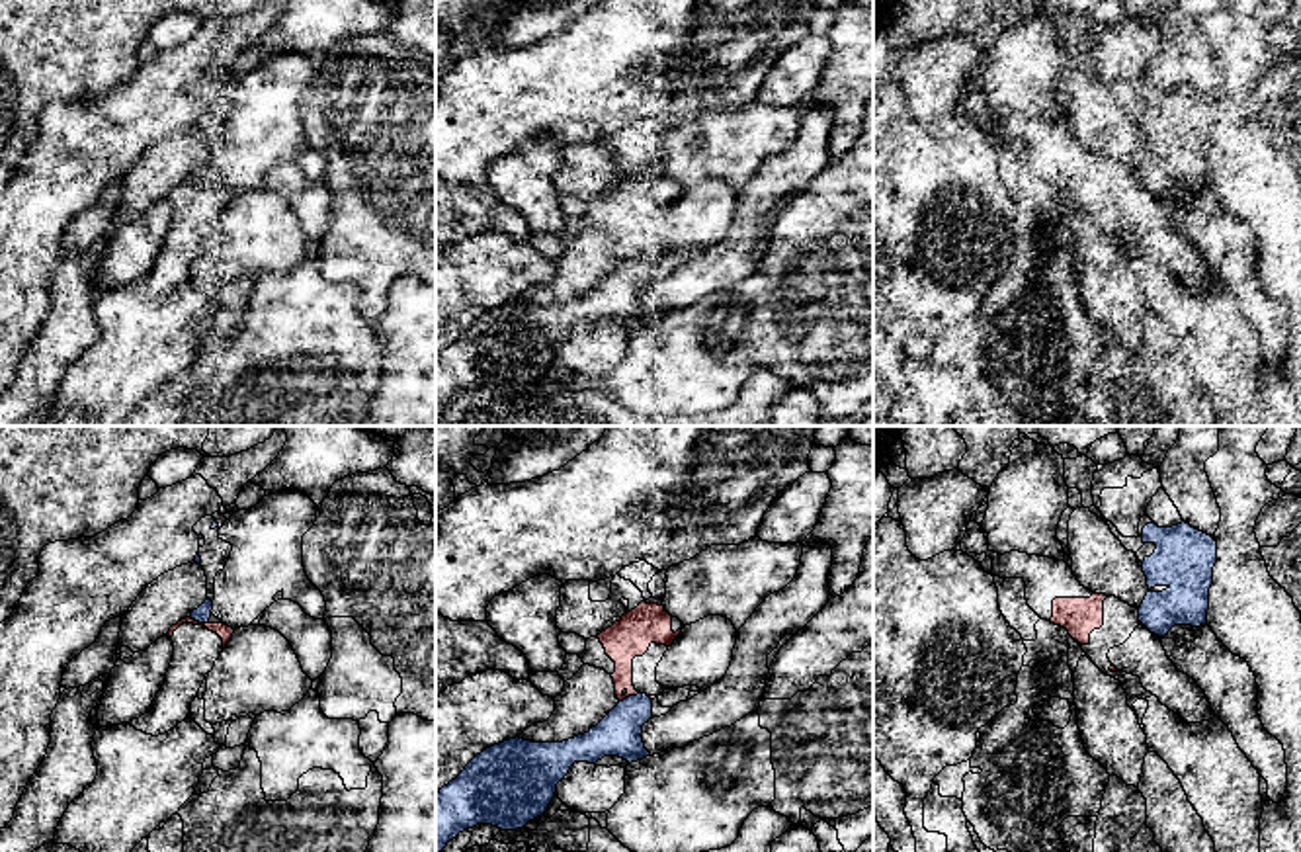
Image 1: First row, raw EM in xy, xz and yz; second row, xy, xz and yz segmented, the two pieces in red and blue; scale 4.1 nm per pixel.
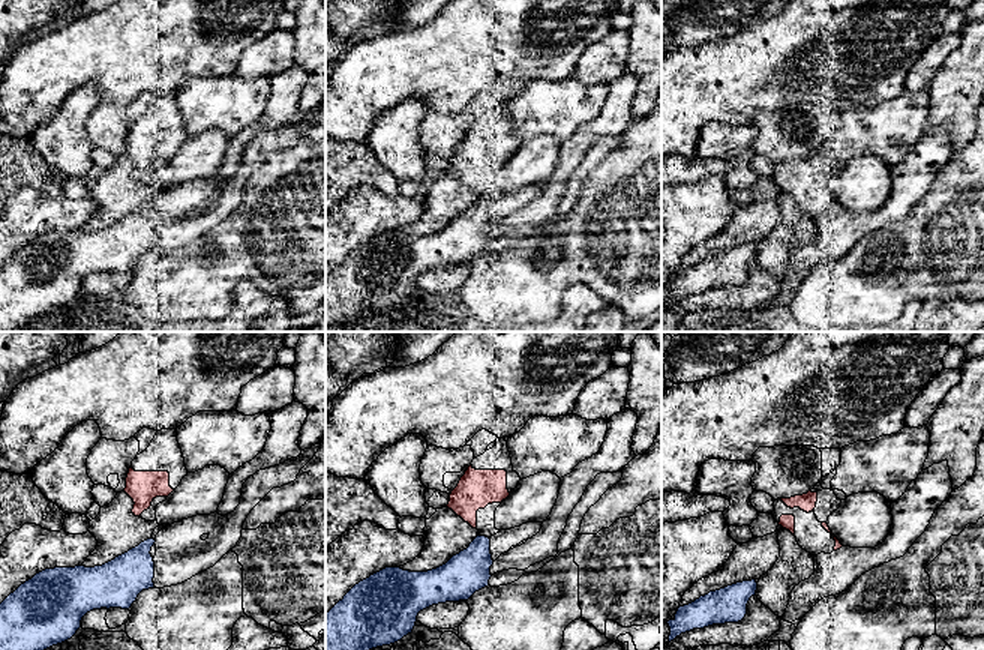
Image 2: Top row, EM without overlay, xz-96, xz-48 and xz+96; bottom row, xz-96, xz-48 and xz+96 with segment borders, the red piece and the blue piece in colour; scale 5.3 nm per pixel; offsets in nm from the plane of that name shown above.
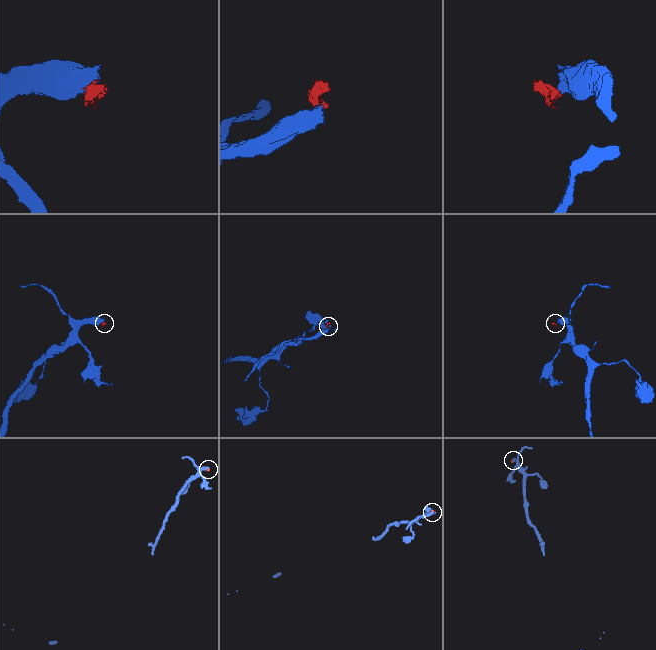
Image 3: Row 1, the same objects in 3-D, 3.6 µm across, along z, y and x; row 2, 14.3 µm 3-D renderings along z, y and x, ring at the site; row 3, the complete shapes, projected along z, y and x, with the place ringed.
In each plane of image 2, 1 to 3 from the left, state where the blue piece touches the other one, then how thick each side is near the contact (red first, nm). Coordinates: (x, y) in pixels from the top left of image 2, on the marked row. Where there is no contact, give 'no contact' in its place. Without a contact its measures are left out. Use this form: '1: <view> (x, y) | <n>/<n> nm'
1: no contact
2: no contact
3: no contact

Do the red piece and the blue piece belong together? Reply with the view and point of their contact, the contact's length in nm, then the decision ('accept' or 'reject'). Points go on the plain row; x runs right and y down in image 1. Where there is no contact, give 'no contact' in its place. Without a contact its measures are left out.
meets red in xz at (629, 256); contact 100 nm long; reject

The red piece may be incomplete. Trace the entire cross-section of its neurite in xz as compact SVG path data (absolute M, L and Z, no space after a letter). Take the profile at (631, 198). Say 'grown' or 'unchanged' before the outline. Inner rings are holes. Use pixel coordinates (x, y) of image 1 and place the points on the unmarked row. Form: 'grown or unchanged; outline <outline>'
grown; outline M649 160L586 201L580 221L613 240L619 264L637 256L654 262L666 252L656 244L656 229L682 192L684 186L664 172L662 162Z

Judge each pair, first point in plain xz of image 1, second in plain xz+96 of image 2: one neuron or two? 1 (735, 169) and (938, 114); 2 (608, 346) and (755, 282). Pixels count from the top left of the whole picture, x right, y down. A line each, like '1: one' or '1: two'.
1: two
2: two

